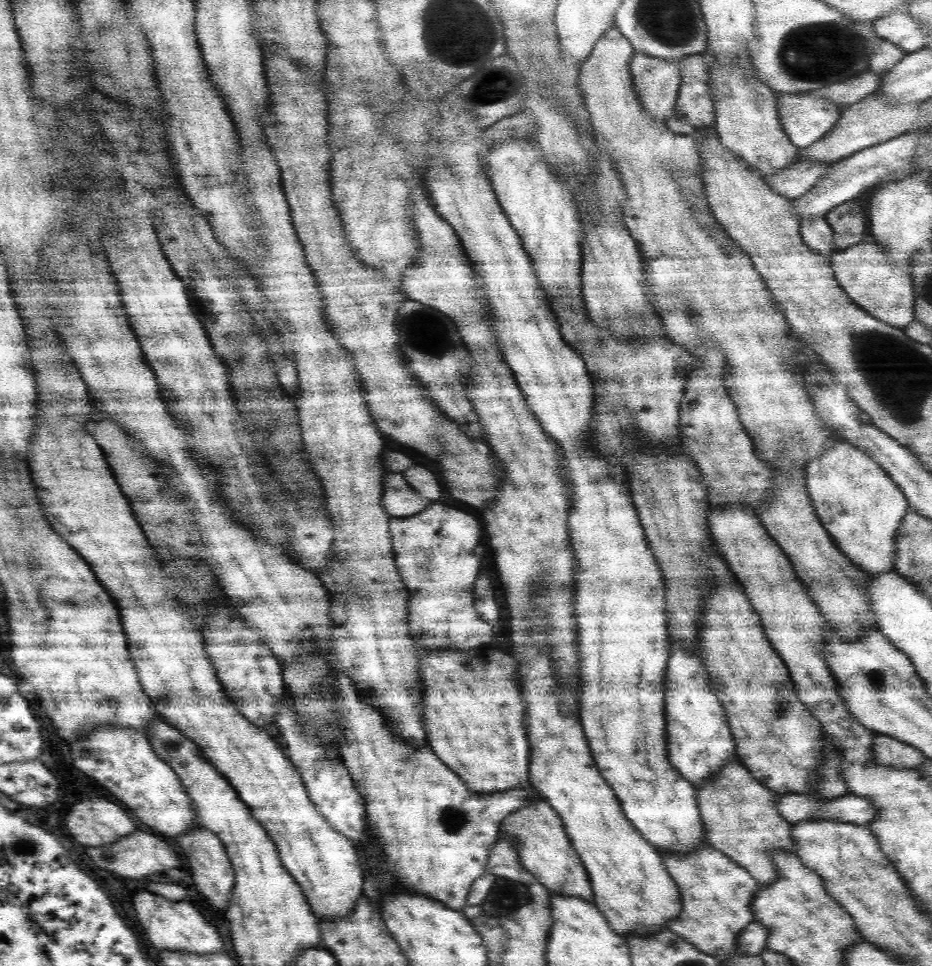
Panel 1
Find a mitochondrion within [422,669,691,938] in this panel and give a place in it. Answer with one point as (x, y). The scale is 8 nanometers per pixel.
(503, 894)

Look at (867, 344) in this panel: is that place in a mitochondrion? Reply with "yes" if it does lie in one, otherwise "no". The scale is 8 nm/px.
yes

